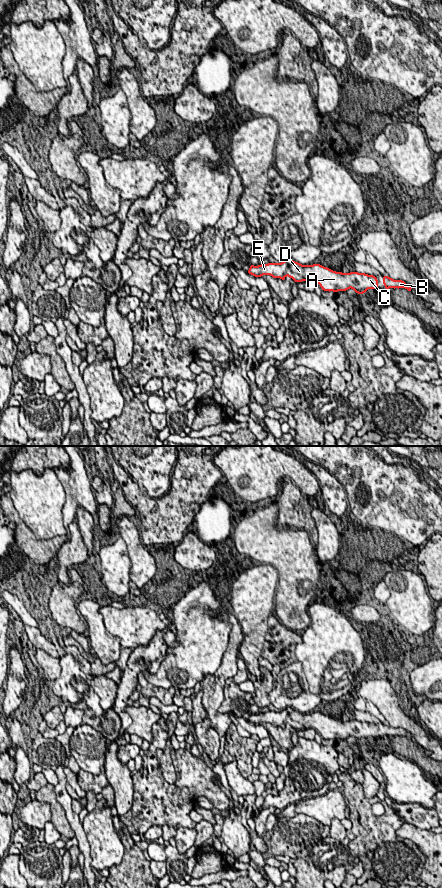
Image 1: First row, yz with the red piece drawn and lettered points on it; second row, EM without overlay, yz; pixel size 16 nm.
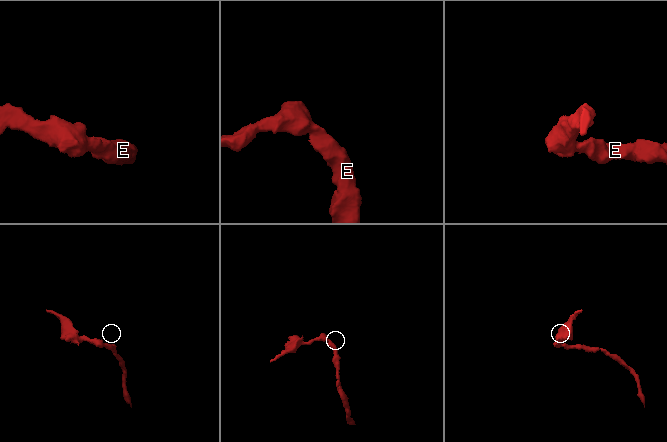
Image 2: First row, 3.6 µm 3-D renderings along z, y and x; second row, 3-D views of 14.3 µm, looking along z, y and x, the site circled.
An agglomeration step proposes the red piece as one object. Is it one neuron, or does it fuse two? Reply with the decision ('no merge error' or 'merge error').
no merge error

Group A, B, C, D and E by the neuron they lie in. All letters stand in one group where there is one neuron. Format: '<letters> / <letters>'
A B C D E

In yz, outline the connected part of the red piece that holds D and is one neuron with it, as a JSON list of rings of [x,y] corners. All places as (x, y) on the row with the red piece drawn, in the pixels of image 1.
[[[287,259],[281,263],[260,264],[259,266],[250,264],[247,273],[257,278],[266,274],[273,278],[280,278],[283,281],[286,276],[289,276],[296,283],[314,281],[321,286],[322,290],[328,292],[347,291],[349,288],[352,288],[355,293],[363,294],[370,288],[379,288],[378,279],[374,275],[353,271],[343,274],[320,264],[314,263],[312,266],[301,265],[292,259]]]

